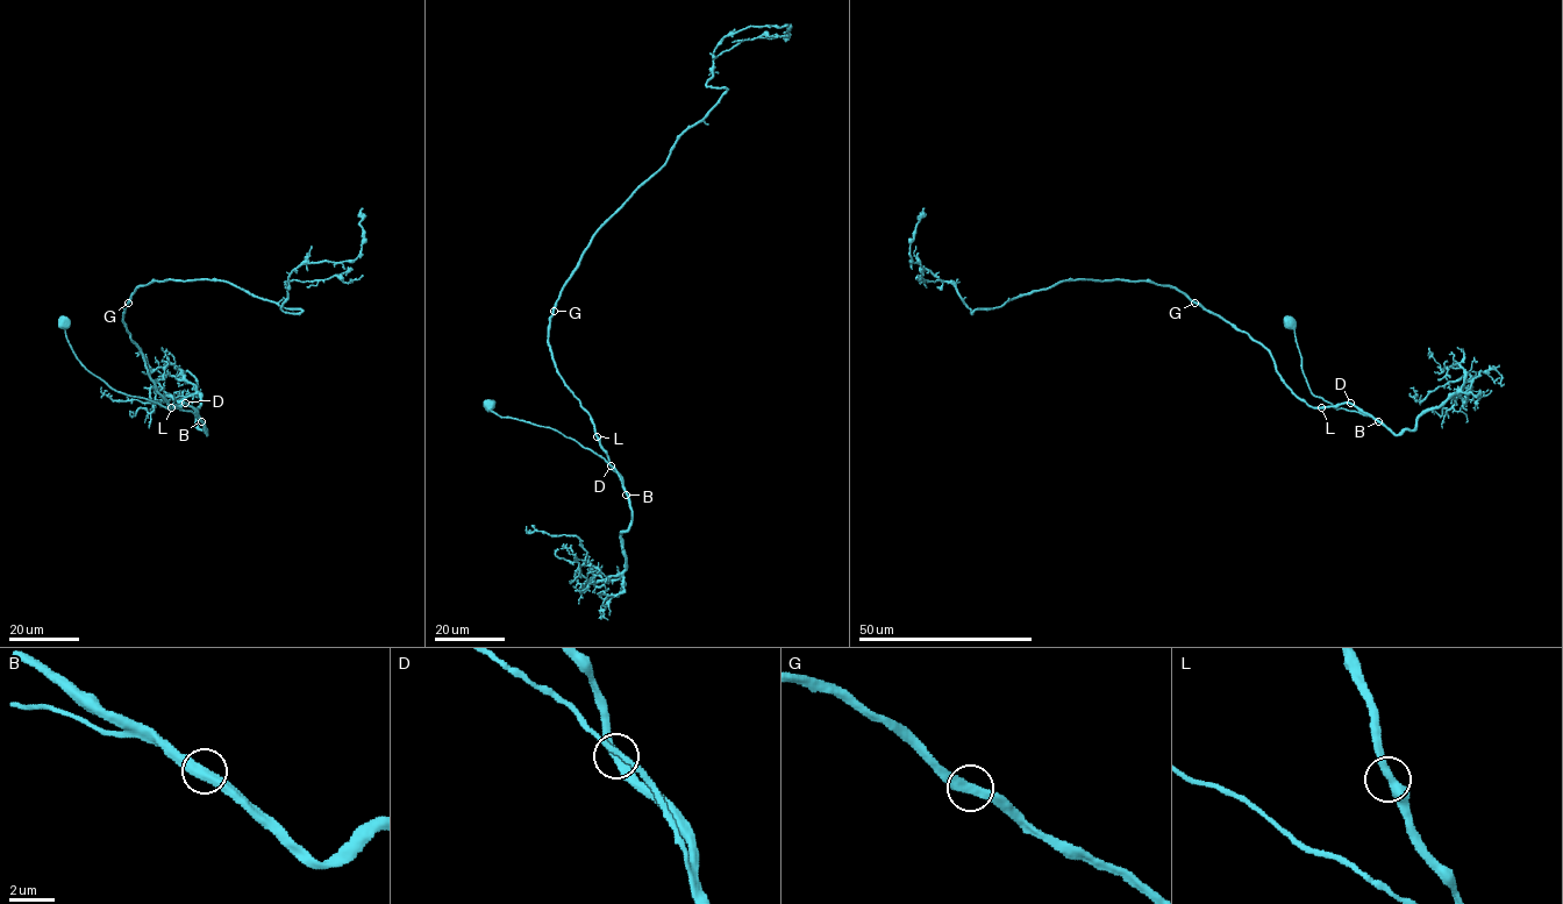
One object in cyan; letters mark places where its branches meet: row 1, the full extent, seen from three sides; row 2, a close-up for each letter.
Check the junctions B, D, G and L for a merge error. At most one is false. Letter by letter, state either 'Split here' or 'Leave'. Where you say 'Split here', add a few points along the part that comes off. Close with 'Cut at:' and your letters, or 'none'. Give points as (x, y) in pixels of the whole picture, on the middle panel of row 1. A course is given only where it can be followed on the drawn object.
B: Leave
D: Leave
G: Leave
L: Leave
Cut at: none

